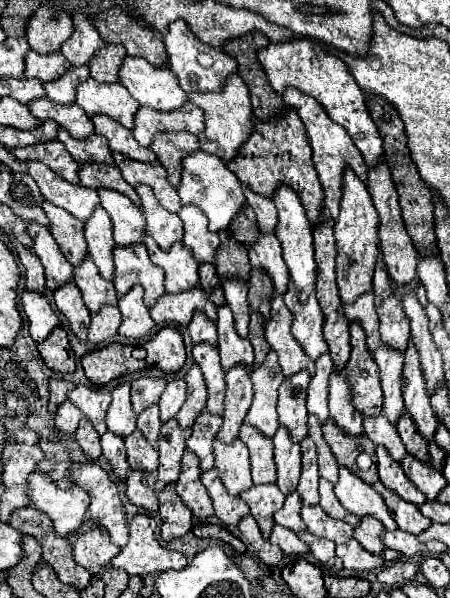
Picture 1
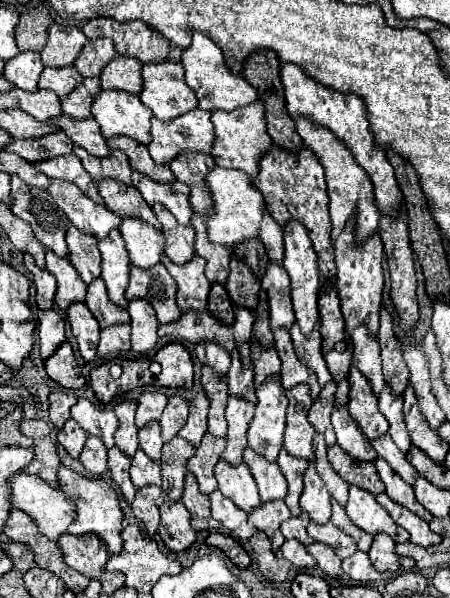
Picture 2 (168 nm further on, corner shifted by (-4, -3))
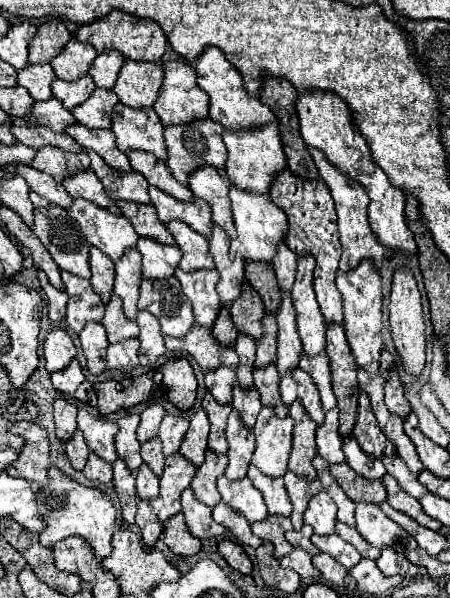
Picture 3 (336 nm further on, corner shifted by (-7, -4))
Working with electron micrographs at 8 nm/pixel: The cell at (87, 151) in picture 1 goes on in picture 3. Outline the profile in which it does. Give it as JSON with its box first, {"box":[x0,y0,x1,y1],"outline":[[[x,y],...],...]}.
{"box":[87,151,151,203],"outline":[[[87,151],[91,157],[91,169],[95,171],[97,179],[103,183],[107,195],[111,199],[125,199],[125,201],[137,201],[137,203],[151,203],[147,195],[147,181],[137,171],[119,171],[109,167],[95,151]]]}

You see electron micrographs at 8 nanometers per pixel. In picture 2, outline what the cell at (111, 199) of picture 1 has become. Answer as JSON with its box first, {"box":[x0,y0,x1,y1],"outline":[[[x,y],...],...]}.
{"box":[120,218,164,268],"outline":[[[124,218],[120,226],[130,260],[138,268],[150,268],[164,254],[164,234],[138,218]]]}

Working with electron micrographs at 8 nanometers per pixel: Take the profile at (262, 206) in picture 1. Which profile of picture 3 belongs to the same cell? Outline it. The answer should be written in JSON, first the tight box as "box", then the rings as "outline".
{"box":[273,243,297,291],"outline":[[[279,243],[277,245],[277,255],[273,257],[273,269],[275,269],[275,275],[277,275],[279,287],[283,291],[291,291],[295,271],[297,271],[295,261],[297,261],[297,255],[285,243]]]}

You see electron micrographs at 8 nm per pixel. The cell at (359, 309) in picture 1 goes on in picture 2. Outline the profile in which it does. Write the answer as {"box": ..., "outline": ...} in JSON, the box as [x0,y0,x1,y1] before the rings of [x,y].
{"box":[350,326,384,396],"outline":[[[358,326],[350,332],[352,346],[354,346],[354,366],[368,378],[372,390],[376,396],[384,390],[384,374],[382,374],[382,360],[380,360],[380,348],[378,340],[368,334],[364,326]]]}

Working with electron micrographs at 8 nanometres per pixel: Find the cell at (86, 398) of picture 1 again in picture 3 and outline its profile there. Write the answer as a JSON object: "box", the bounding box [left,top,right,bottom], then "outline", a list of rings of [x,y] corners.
{"box":[77,407,119,463],"outline":[[[81,407],[77,417],[77,429],[85,435],[85,441],[93,453],[97,453],[109,463],[117,459],[115,435],[119,431],[119,425],[115,421],[95,417],[89,413],[87,407]]]}

